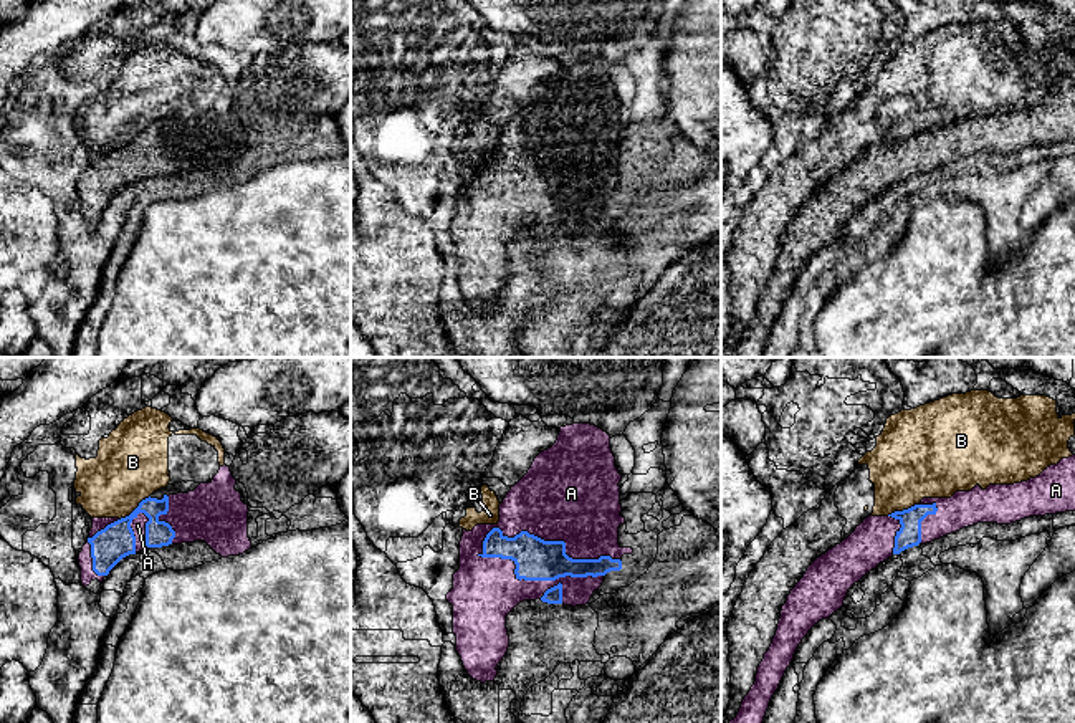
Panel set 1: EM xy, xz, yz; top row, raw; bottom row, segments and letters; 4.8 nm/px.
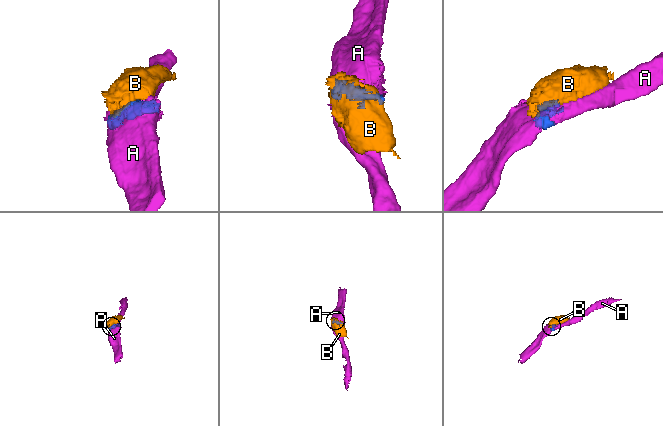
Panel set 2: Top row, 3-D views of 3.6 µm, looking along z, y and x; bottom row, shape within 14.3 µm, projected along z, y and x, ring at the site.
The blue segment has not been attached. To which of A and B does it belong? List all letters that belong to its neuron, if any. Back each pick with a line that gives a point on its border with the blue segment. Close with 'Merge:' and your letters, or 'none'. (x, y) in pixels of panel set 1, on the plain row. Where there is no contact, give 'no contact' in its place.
A: xz (546, 171)
Merge: A

